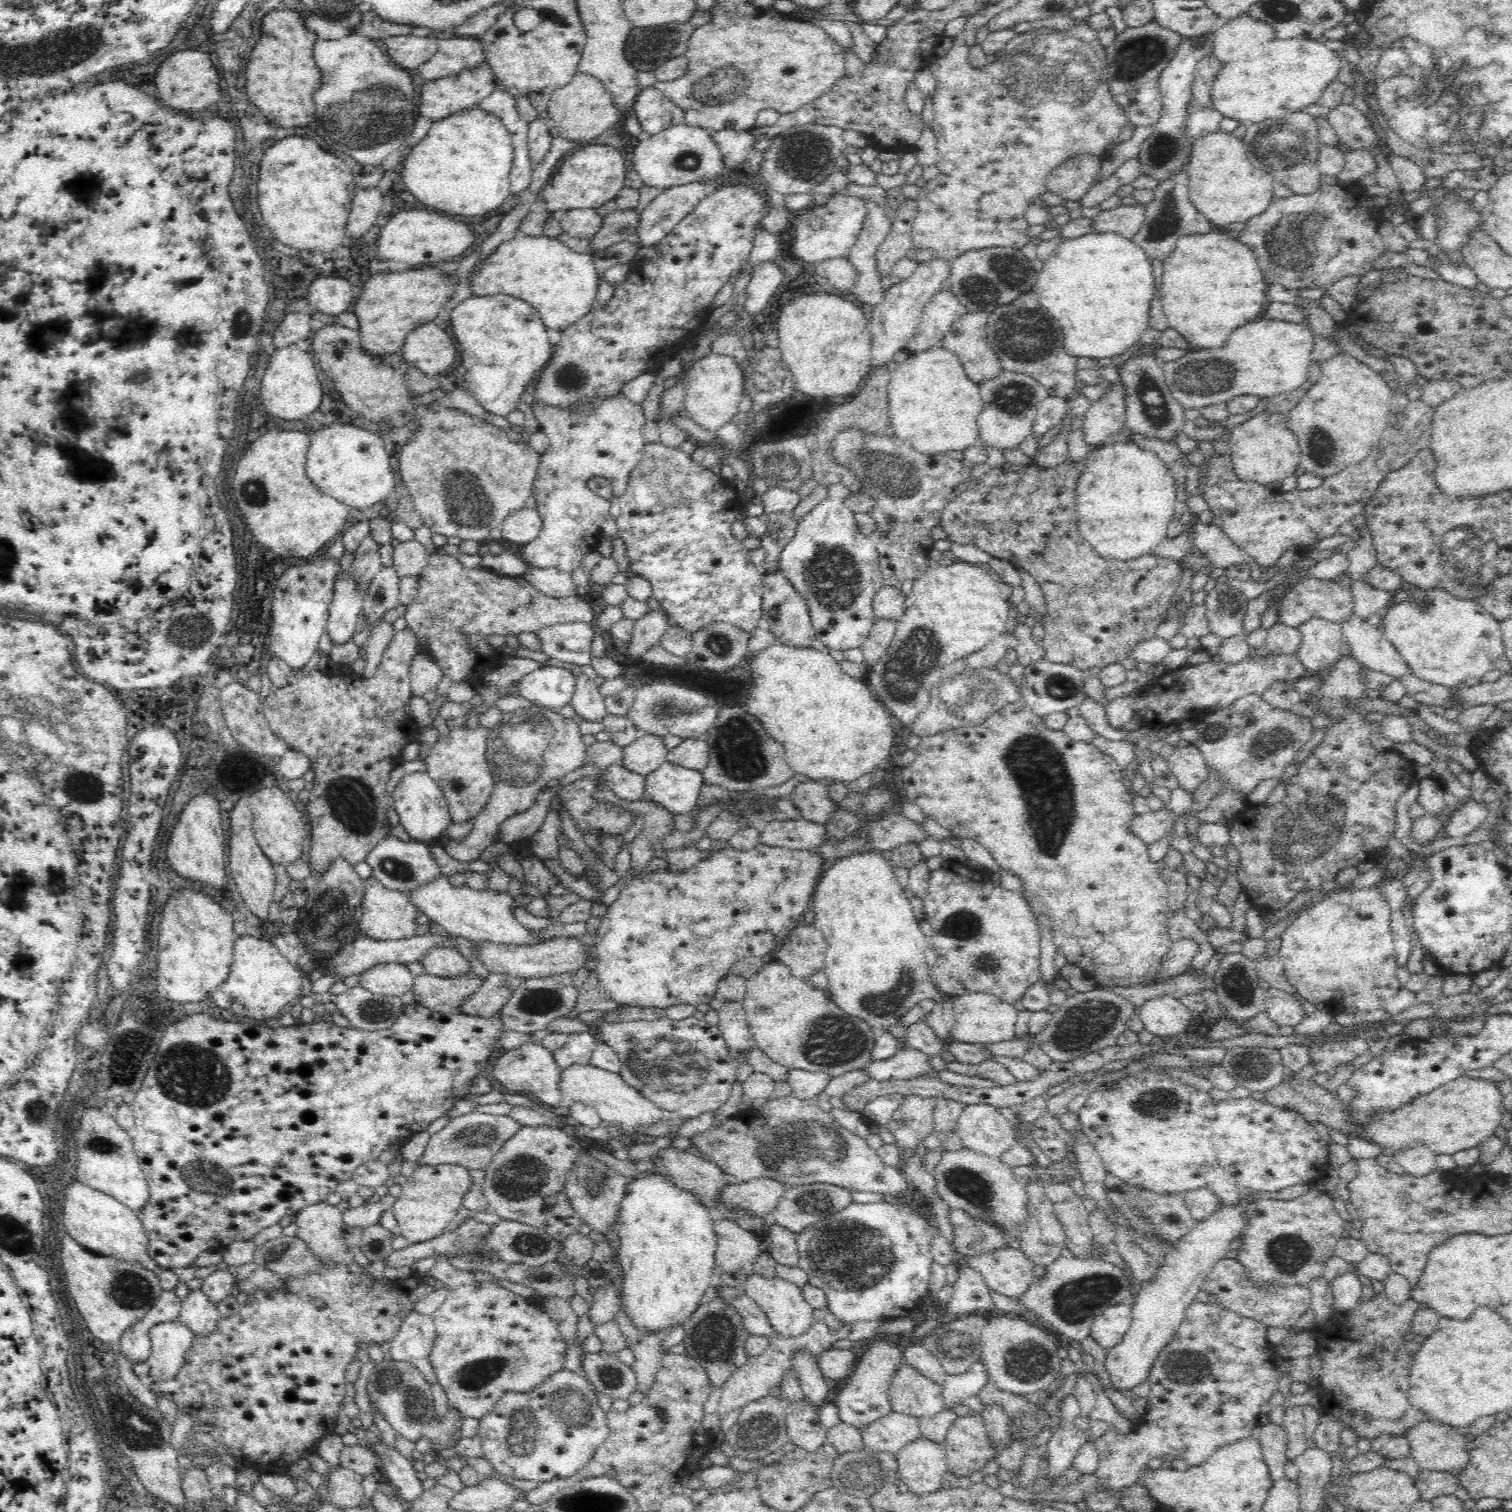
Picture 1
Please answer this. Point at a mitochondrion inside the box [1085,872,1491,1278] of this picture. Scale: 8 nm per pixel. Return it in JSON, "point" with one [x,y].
{"point":[1159,1104]}

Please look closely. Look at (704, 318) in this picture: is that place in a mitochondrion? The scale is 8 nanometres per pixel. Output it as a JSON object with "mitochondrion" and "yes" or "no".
{"mitochondrion":"no"}

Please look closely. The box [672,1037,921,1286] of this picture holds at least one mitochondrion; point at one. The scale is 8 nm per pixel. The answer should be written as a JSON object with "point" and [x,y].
{"point":[806,1146]}

